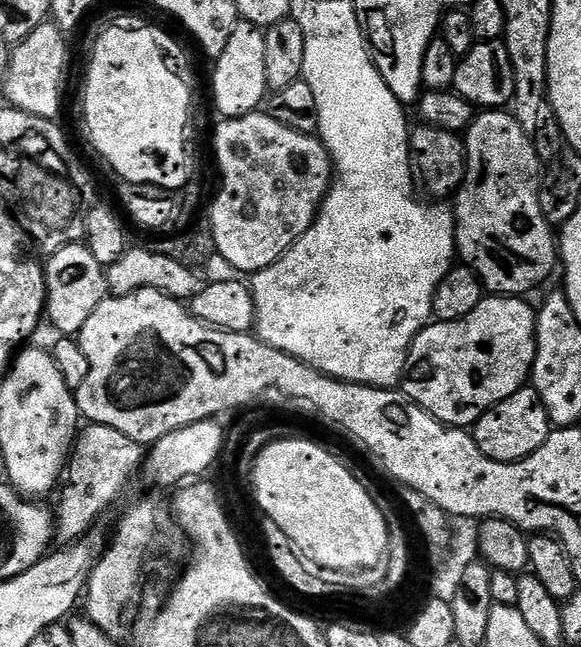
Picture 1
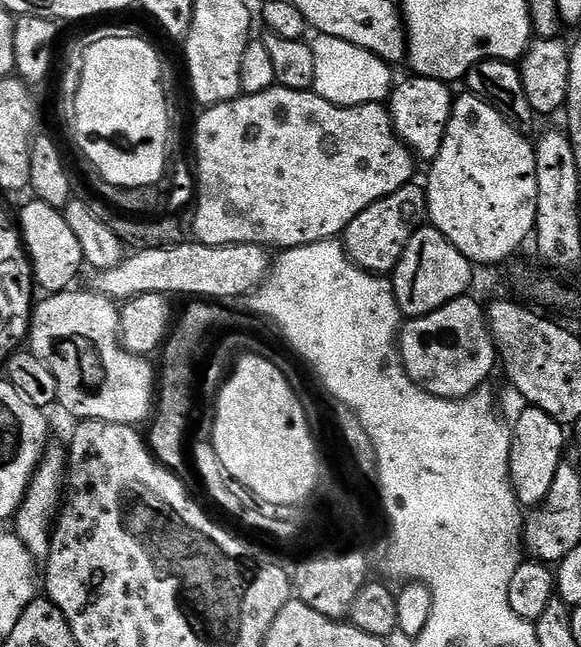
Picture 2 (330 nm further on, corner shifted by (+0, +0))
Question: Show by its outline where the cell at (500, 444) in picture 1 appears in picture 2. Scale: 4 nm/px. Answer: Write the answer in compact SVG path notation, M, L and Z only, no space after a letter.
M531 406L511 421L512 441L510 442L510 462L508 477L521 509L535 510L544 503L546 494L550 494L550 486L554 486L554 478L558 474L558 466L565 459L564 432L565 425L559 424L550 414Z

